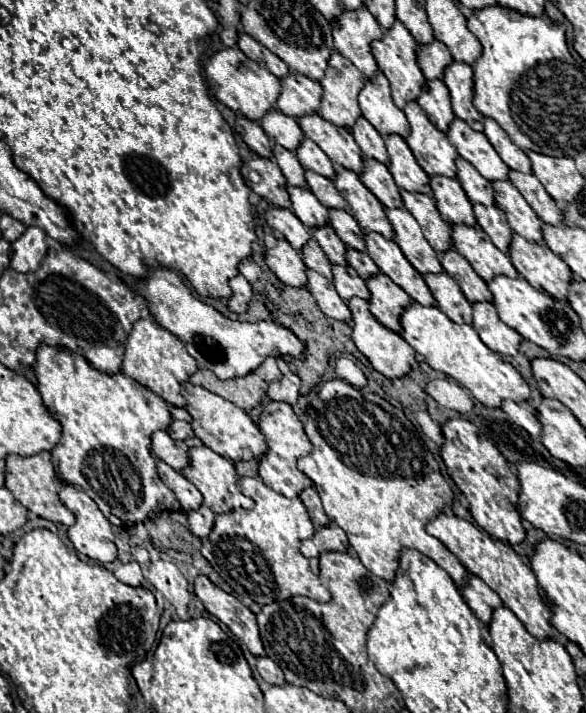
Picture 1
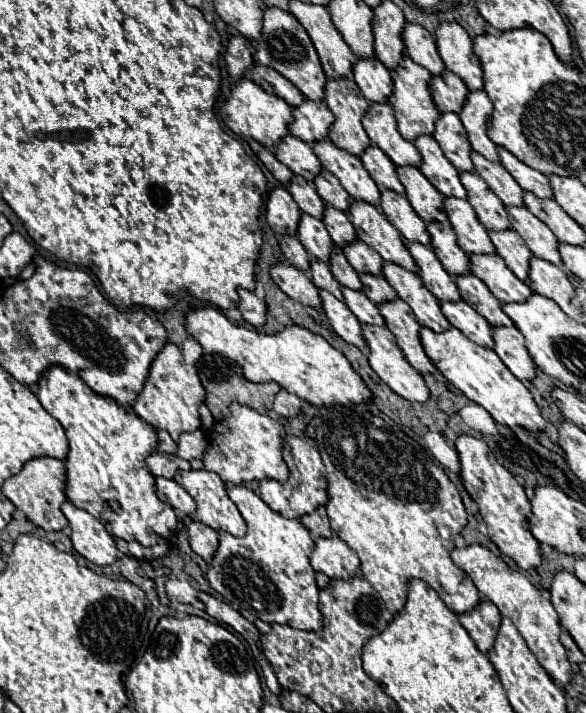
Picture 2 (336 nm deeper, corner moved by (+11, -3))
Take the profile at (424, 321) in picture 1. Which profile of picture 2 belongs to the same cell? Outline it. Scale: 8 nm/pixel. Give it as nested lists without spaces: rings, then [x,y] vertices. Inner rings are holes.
[[[422,328],[420,336],[428,358],[444,374],[444,378],[454,384],[468,400],[484,406],[494,420],[510,428],[526,428],[528,432],[544,432],[548,428],[530,390],[506,368],[494,350],[474,344],[456,328],[450,328],[442,334],[432,332],[430,328]]]

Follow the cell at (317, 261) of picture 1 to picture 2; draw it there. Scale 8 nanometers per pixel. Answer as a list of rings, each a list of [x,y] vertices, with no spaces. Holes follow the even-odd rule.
[[[314,256],[310,258],[310,278],[312,278],[312,282],[314,282],[318,288],[328,290],[328,292],[334,294],[338,300],[344,298],[344,296],[342,296],[342,290],[340,290],[342,286],[336,282],[334,274],[330,272],[330,266],[324,264],[322,260],[316,260]]]

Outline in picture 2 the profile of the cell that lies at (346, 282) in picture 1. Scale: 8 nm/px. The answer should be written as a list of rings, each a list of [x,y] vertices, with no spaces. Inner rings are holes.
[[[342,288],[344,294],[344,302],[346,306],[356,314],[356,318],[364,324],[376,324],[376,326],[384,326],[384,318],[380,316],[380,310],[376,304],[372,304],[364,292],[358,290],[350,290],[350,288]]]

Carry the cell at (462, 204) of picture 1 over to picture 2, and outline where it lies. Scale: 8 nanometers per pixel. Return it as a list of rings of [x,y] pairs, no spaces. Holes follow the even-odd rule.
[[[446,198],[446,214],[458,236],[458,244],[466,254],[494,254],[496,248],[488,240],[488,230],[480,224],[472,204],[460,198]]]

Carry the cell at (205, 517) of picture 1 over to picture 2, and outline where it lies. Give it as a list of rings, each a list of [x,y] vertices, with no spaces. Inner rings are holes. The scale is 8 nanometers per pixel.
[[[194,520],[188,526],[188,534],[190,534],[192,550],[210,564],[218,548],[218,534],[212,528],[208,528],[206,524],[202,524],[200,520]]]

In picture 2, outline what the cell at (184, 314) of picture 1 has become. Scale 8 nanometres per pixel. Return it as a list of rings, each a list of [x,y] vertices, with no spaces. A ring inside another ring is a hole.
[[[200,308],[188,314],[186,328],[200,342],[206,354],[224,354],[238,362],[250,382],[274,380],[284,390],[312,406],[354,406],[372,400],[372,392],[346,356],[332,348],[322,336],[302,326],[288,326],[278,334],[262,334],[252,328],[232,324],[216,308]]]

